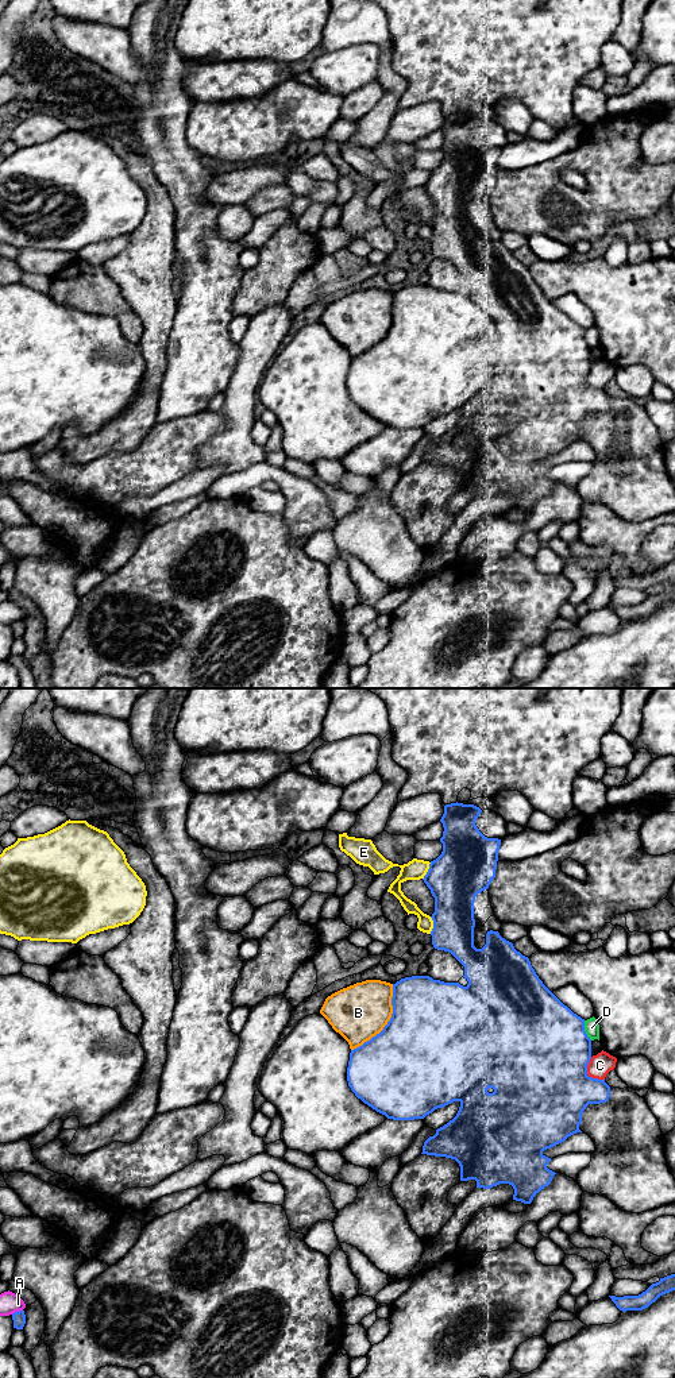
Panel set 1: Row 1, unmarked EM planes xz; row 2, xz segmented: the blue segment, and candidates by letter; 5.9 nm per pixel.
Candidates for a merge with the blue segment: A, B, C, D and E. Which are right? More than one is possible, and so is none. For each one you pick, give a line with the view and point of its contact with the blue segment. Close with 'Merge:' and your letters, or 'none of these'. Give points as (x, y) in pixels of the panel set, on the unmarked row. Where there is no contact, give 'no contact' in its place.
B: meets blue in xz at (388, 331)
Merge: B

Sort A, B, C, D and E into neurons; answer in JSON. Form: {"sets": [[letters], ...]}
{"sets": [["A"], ["B"], ["C"], ["D"], ["E"]]}

